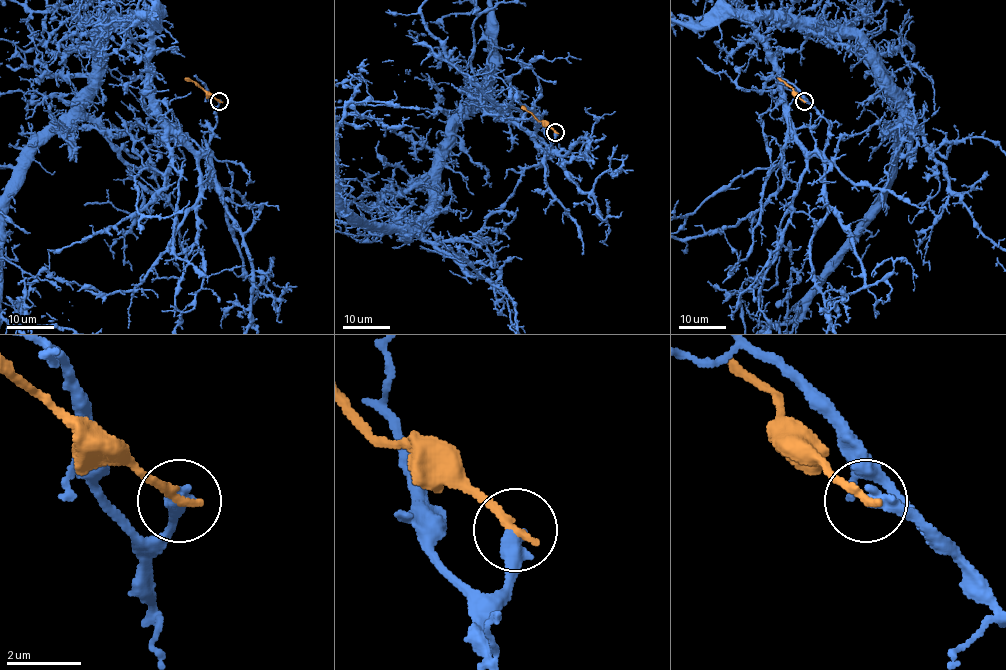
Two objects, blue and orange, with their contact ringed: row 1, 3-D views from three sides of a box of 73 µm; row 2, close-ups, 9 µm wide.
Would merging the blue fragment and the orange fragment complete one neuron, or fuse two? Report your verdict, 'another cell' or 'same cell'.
another cell

